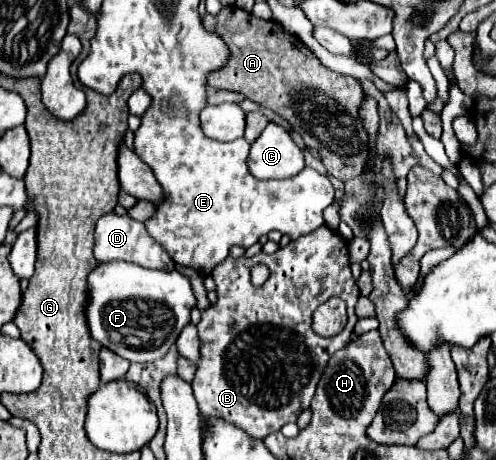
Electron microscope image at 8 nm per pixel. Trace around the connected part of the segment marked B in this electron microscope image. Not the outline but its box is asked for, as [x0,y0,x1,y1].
[191,225,361,439]

